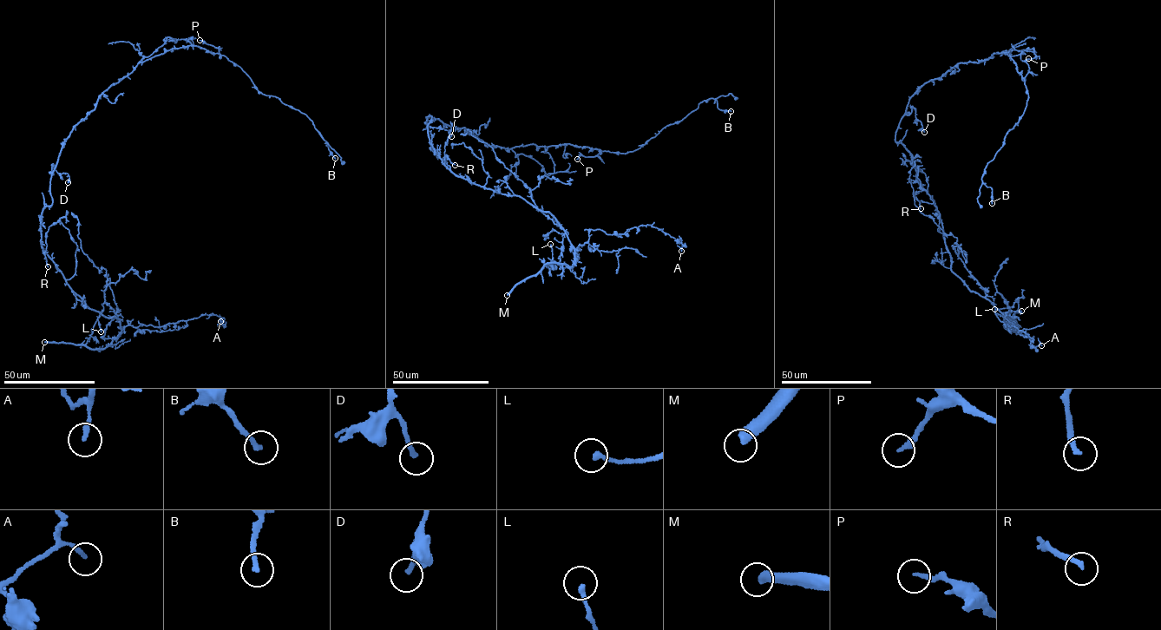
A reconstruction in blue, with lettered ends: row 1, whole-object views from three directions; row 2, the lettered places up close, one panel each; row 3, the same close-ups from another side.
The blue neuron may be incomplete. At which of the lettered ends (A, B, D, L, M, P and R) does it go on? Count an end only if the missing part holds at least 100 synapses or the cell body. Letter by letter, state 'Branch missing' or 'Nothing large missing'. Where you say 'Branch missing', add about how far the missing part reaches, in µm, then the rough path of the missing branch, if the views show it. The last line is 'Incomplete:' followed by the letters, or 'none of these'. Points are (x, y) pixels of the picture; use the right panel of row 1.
A: Nothing large missing
B: Nothing large missing
D: Nothing large missing
L: Nothing large missing
M: Branch missing. Missing length about 200 µm
P: Nothing large missing
R: Nothing large missing
Incomplete: M

